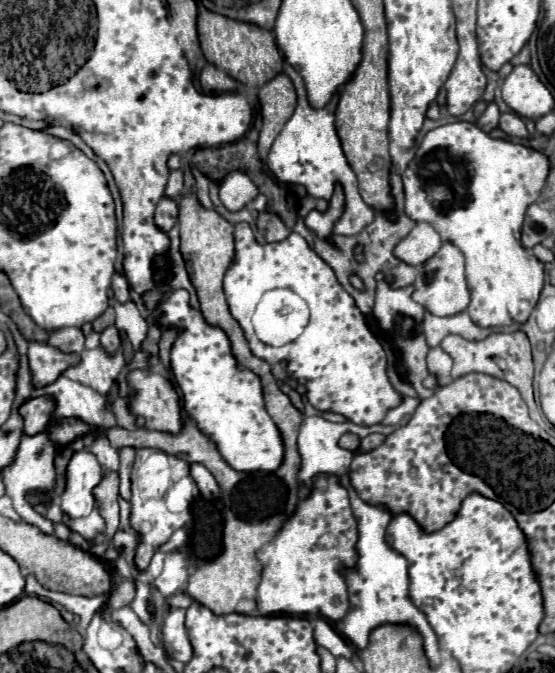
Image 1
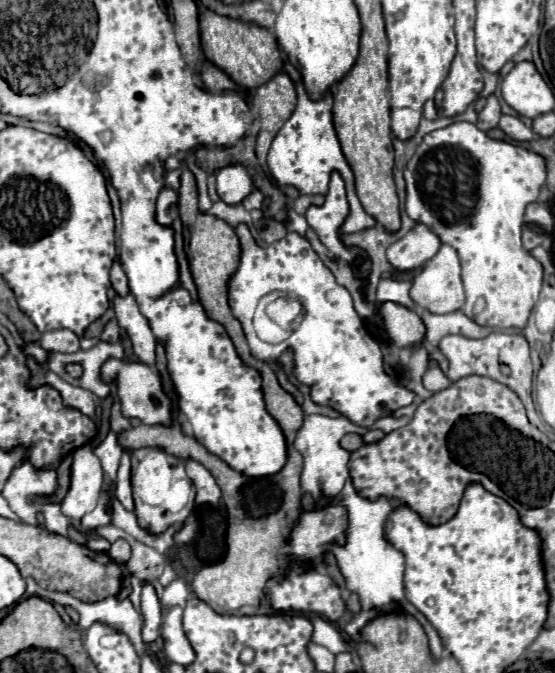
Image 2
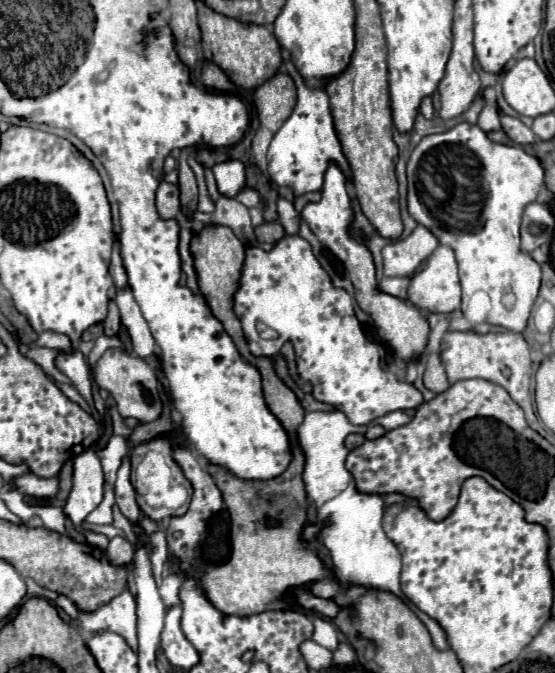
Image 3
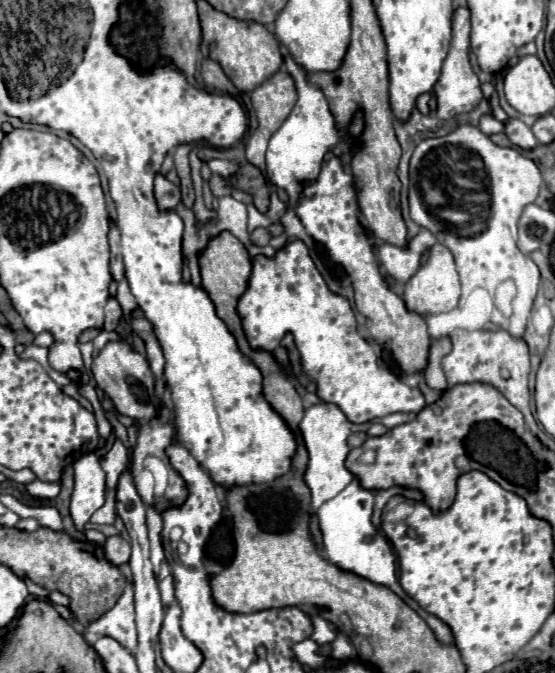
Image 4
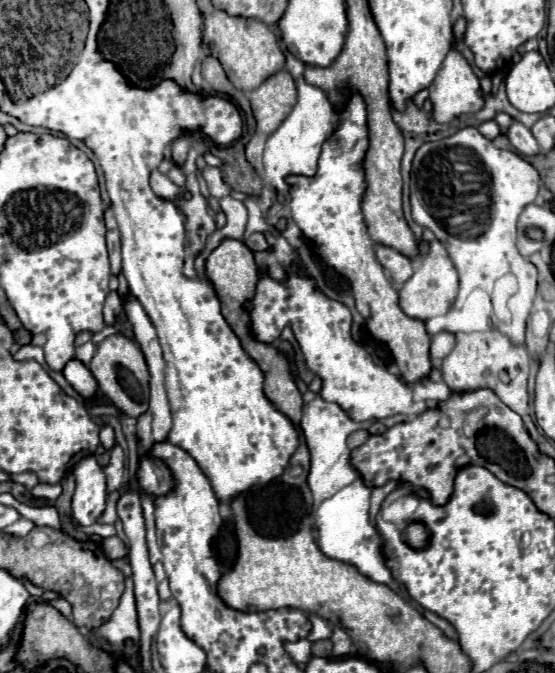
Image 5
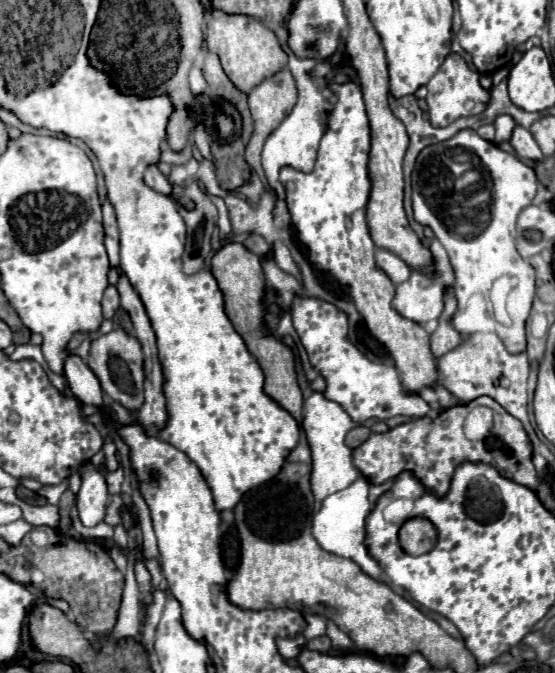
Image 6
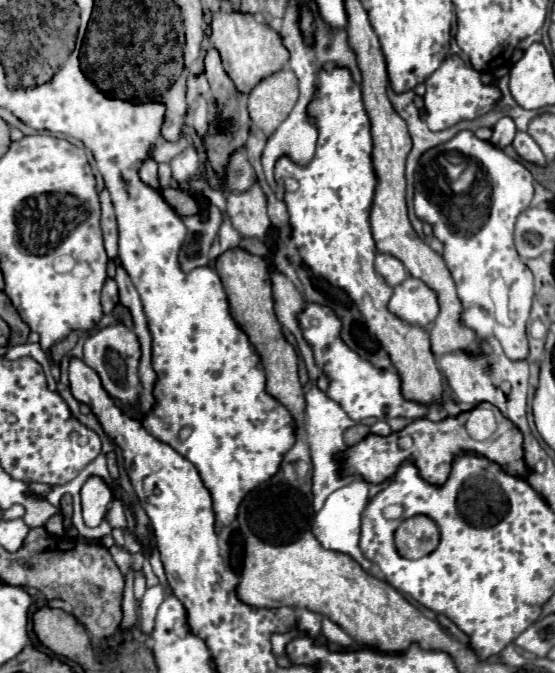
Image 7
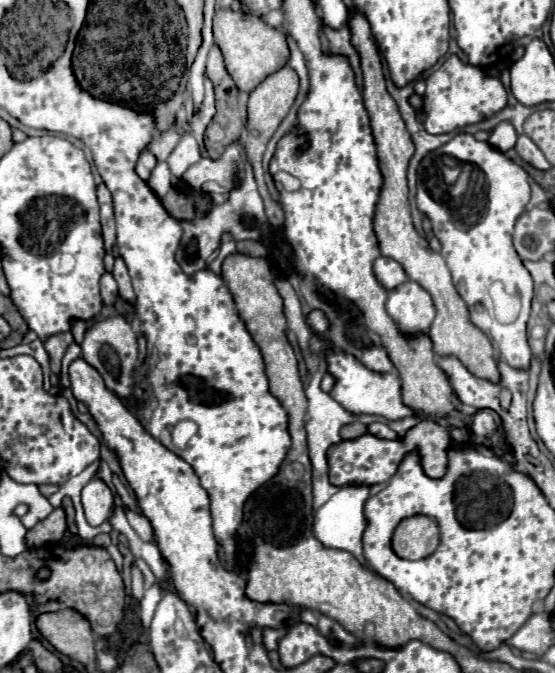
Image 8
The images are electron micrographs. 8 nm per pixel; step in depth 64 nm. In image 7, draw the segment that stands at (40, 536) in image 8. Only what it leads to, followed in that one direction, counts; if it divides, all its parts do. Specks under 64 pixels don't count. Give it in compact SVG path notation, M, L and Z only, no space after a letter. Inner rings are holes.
M58 512L58 514L54 514L46 524L44 524L44 528L46 528L46 532L50 534L50 536L56 536L56 538L60 538L60 536L64 536L64 526L62 526L62 514Z

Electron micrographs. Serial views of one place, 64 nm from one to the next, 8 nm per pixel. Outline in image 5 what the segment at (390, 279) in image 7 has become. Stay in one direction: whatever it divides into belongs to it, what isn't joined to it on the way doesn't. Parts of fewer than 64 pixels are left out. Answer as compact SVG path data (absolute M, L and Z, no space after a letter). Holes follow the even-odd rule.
M376 246L376 258L378 262L382 264L382 268L386 268L390 272L390 278L392 282L396 284L402 284L406 282L410 276L412 276L412 260L402 256L400 252L388 248L388 246Z

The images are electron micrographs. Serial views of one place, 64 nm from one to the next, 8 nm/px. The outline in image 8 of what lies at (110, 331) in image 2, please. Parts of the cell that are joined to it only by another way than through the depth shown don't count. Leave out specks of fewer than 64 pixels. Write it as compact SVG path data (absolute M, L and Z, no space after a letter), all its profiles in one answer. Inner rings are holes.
M104 272L100 278L100 292L102 292L102 302L106 306L114 304L116 296L118 296L118 284L114 280L114 276L110 272Z

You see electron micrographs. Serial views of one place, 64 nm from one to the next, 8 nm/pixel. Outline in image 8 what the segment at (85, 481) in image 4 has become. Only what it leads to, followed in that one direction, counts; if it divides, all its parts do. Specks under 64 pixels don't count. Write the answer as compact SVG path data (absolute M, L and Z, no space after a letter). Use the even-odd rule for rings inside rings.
M92 478L82 488L82 504L88 524L100 526L114 512L114 494L100 478Z

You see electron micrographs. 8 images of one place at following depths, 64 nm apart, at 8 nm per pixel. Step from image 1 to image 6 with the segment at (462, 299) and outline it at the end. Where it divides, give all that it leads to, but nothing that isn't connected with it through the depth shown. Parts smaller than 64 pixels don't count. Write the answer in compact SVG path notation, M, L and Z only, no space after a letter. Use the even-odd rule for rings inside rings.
M432 238L432 242L430 242L430 252L434 254L434 260L436 260L436 276L428 278L422 272L414 270L406 282L396 286L396 296L392 300L392 306L400 316L404 316L406 320L418 322L418 324L424 324L424 322L440 316L440 312L444 308L444 302L442 302L444 300L444 286L454 284L454 272L452 272L452 266L448 262L448 254L436 238Z

